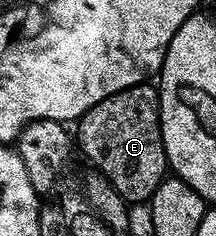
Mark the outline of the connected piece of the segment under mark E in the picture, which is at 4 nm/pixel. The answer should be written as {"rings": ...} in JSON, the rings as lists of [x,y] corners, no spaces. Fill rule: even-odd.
{"rings":[[[141,84],[139,86],[131,86],[126,88],[122,92],[118,92],[114,96],[110,96],[106,100],[102,100],[98,104],[94,104],[94,108],[90,108],[85,112],[80,119],[78,119],[78,127],[80,126],[80,142],[78,138],[78,146],[84,149],[84,154],[93,162],[95,169],[99,173],[103,174],[108,179],[108,185],[112,186],[116,193],[129,204],[135,204],[135,202],[147,203],[151,199],[152,194],[158,187],[164,182],[166,175],[169,173],[170,167],[168,165],[168,157],[164,151],[164,141],[162,140],[162,132],[160,131],[160,92],[155,85]]]}

